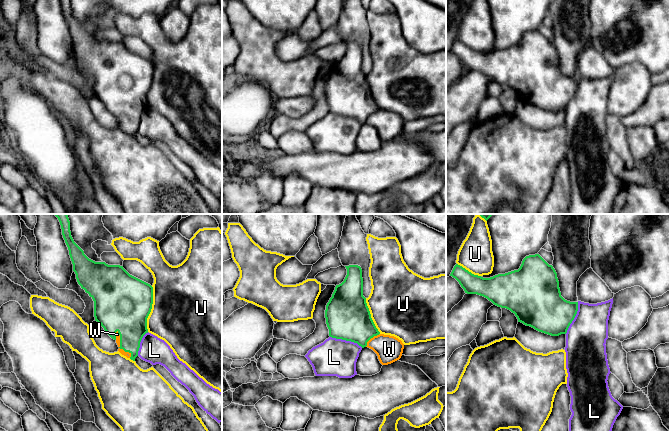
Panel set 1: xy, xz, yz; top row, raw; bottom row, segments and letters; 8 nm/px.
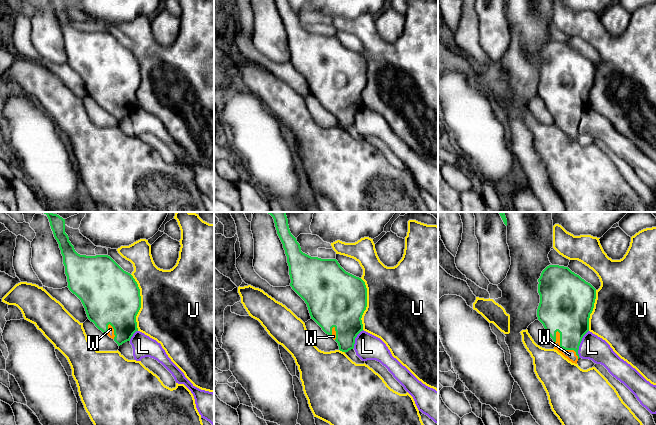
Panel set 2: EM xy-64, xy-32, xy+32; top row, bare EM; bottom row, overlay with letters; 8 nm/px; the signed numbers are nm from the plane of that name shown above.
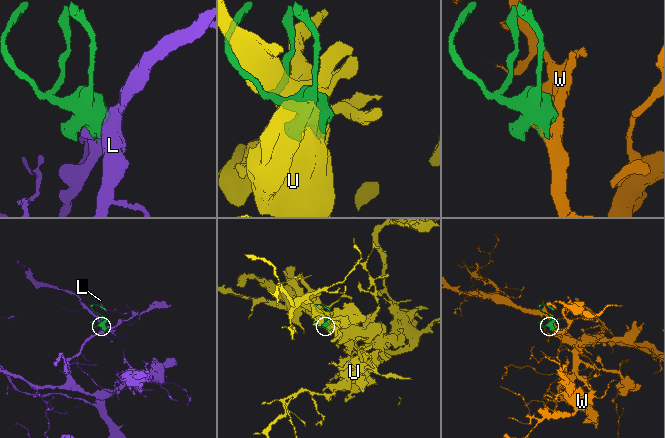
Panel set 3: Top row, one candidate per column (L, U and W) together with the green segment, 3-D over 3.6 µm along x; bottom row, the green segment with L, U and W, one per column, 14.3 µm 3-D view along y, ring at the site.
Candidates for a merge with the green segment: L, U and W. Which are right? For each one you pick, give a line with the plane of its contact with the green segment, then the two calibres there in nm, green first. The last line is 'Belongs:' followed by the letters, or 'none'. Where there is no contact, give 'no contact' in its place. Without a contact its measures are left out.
W: contact in xz; calibres 360 and 220 nm
Belongs: W

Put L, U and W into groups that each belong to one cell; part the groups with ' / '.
L / U / W

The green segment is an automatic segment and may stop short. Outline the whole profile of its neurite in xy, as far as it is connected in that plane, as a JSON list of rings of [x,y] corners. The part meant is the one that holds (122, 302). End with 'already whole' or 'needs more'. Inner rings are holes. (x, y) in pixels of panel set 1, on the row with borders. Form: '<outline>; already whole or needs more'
[[[55,214],[55,216],[61,225],[62,235],[69,250],[77,282],[94,301],[95,321],[116,341],[119,347],[118,351],[135,361],[140,342],[143,336],[148,333],[147,318],[153,304],[153,287],[130,275],[123,266],[108,265],[105,262],[95,262],[89,259],[71,236],[68,215]]]; needs more

